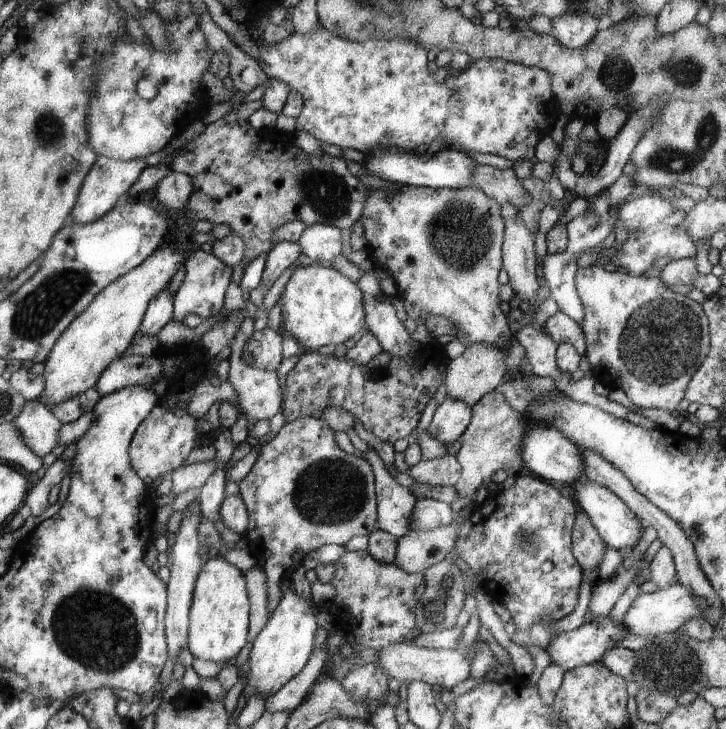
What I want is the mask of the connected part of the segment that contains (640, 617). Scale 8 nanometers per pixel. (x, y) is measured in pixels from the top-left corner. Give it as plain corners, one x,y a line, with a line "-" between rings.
674,580
672,584
660,589
659,592
642,592
638,595
620,622
629,633
655,637
656,635
673,633
682,628
688,619
704,615
705,611
697,604
691,591

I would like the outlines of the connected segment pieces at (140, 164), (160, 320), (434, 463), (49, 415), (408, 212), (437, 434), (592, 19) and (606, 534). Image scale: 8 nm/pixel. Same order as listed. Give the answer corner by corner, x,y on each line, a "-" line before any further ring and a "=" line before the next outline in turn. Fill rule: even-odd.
98,156
98,162
90,170
90,174
83,180
84,192
80,193
80,200
76,200
76,212
71,212
72,222
78,224
92,224
112,210
116,200
127,194
132,184
140,179
142,172
148,166
144,159
121,161
105,156
=
166,287
151,298
141,331
149,334
150,338
155,340
156,334
162,330
162,327
173,319
173,292
=
448,453
437,459
420,461
411,466
407,474
412,476
416,483
435,487
453,487
462,474
462,465
458,457
=
42,400
26,401
12,423
19,429
28,448
41,459
59,444
63,423
=
394,185
392,189
386,189
384,187
375,188
371,190
368,195
366,206
363,208
363,214
359,218
360,224
364,226
363,235
366,238
368,244
367,251
370,253
371,259
374,261
374,265
383,271
389,273
395,282
395,288
397,289
397,296
402,300
405,306
405,310
412,320
418,325
426,324
426,320
430,315
439,315
440,317
447,317
451,320
457,328
457,332
454,335
466,348
474,343
484,343
498,347
503,353
505,353
505,367
508,372
512,372
514,369
518,369
522,364
522,371
524,375
520,373
517,377
520,379
526,375
534,375
529,372
528,364
526,363
526,349
523,345
518,344
512,336
510,321
507,316
502,314
500,310
500,298
498,298
498,288
500,288
500,282
498,282
498,272
502,268
502,253
503,246
502,240
506,238
504,234
504,223
502,220
503,214
500,214
500,204
494,202
494,198
489,197
487,193
473,186
463,186
462,188
426,188
415,187
412,185
=
447,396
435,410
427,431
442,444
454,444
468,428
471,418
471,406
=
566,11
552,19
550,35
569,49
583,49
598,34
597,16
588,11
=
580,478
580,488
568,487
568,492
571,492
573,499
577,500
582,511
584,511
588,518
593,522
594,528
598,534
603,538
607,548
615,548
616,550
632,550
643,533
642,521
635,515
633,510
627,503
611,489
604,485
593,483
586,478

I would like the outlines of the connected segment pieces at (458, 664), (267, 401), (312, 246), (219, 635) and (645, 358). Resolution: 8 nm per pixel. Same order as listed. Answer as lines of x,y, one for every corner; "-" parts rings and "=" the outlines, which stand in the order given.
392,643
378,653
378,664
388,672
395,683
403,680
424,681
432,686
442,686
450,693
454,686
471,677
471,662
460,648
425,649
412,643
=
245,316
234,335
234,340
232,340
231,354
228,357
228,380
234,387
233,390
236,390
236,394
238,394
238,405
233,406
228,401
221,401
219,408
219,424
222,428
230,429
237,421
240,412
246,416
247,420
268,420
271,419
274,414
278,414
280,408
284,408
284,406
280,406
284,401
282,400
280,382
278,382
280,378
278,378
276,371
265,371
254,368
243,359
244,347
247,344
247,340
251,338
255,331
253,319
=
318,223
307,226
297,243
301,252
314,262
321,260
330,262
342,252
342,234
334,225
=
220,556
208,557
203,563
203,570
195,582
194,602
191,604
190,630
188,631
188,650
194,659
212,661
215,663
232,660
248,642
248,610
251,610
251,602
248,602
249,592
247,582
244,582
242,571
231,565
=
595,264
587,268
580,267
577,270
575,285
584,305
584,316
579,324
582,326
584,336
586,337
586,352
584,355
591,364
590,374
598,383
602,382
602,384
606,384
610,389
620,388
620,390
623,390
630,402
639,409
650,408
650,410
652,410
652,408
656,408
656,410
658,410
658,408
662,408
662,410
668,410
668,412
674,414
674,410
677,410
676,406
678,406
678,402
680,402
682,398
685,398
684,392
687,392
686,386
688,386
688,383
694,378
695,372
699,370
704,359
707,358
707,354
710,352
709,320
706,314
704,314
700,297
675,293
658,277
646,278
642,275
632,275
630,273
622,274
622,272
618,271
609,272

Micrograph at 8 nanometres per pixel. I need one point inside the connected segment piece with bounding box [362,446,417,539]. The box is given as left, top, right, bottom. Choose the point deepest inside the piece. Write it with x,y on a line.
397,503

